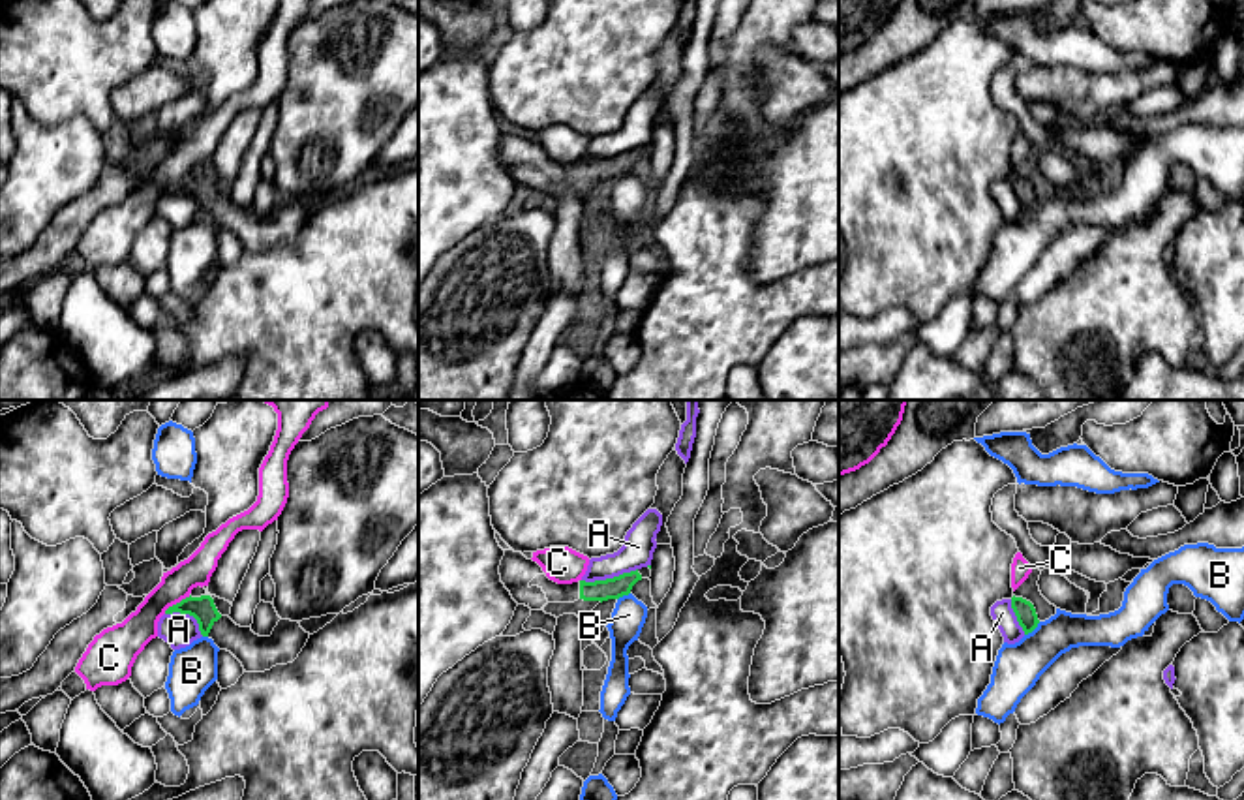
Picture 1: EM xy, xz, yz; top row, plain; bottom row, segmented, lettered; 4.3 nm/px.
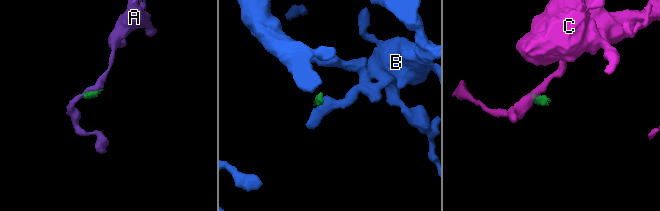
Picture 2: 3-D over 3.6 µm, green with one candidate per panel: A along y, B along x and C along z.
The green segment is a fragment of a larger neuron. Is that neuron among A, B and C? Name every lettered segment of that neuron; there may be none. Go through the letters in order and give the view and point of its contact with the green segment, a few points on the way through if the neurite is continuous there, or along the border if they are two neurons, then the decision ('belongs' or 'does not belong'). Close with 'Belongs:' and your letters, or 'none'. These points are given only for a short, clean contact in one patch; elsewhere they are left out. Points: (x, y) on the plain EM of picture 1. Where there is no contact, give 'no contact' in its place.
A: meets green in xz at (608, 158); border along xz (637, 147), (605, 158), (582, 160); does not belong
B: meets green in yz at (1032, 209); border along yz (1040, 201), (1025, 215); does not belong
C: meets green in xy at (177, 183); border along xy (190, 175), (173, 183), (164, 192); does not belong
Belongs: none

